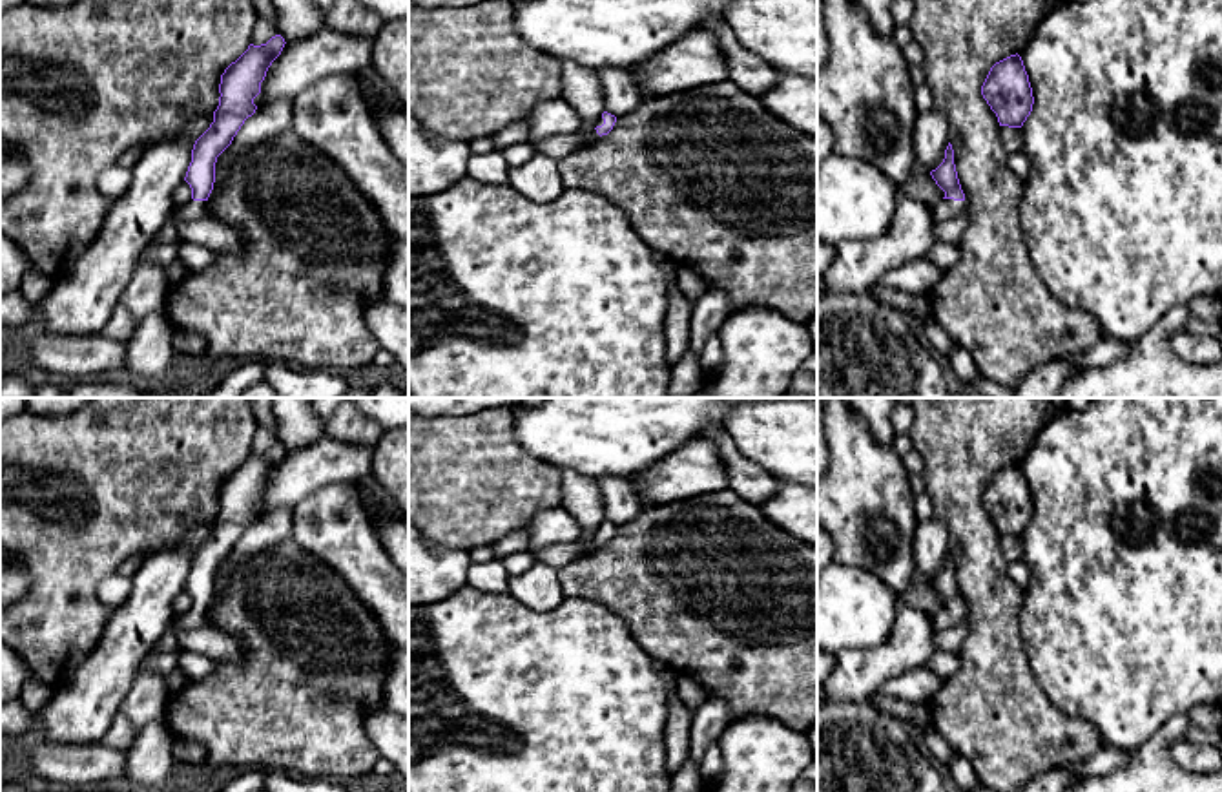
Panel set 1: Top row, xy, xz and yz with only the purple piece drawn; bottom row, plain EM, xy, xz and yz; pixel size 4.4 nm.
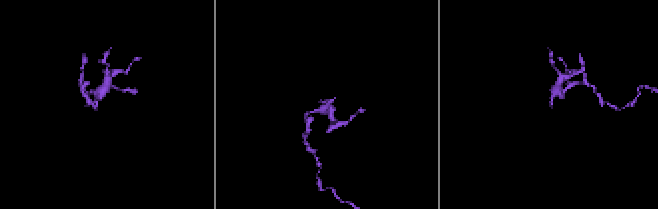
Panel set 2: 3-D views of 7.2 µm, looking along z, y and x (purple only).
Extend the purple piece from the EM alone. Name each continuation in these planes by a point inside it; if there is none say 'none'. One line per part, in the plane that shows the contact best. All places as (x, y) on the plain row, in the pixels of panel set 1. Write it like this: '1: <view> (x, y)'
1: yz (947, 615)

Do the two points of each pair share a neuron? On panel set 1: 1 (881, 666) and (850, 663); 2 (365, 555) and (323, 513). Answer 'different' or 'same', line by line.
1: same
2: same

